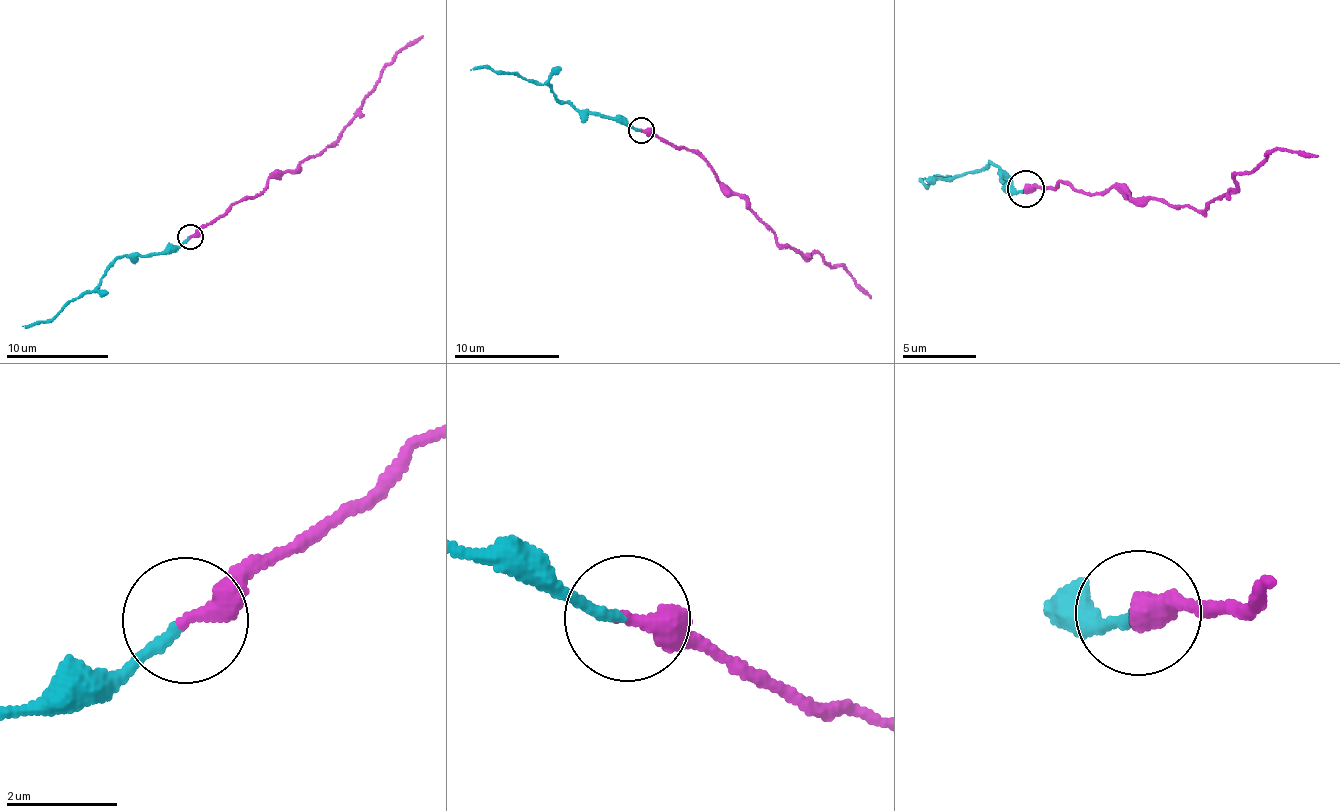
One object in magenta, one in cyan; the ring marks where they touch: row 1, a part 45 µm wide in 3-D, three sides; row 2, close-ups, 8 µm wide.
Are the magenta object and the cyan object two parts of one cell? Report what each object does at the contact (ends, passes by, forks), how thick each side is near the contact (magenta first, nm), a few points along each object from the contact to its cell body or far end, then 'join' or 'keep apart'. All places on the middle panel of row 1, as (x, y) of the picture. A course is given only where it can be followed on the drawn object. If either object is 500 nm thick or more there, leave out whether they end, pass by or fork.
magenta ends there; cyan ends there; 380 nm thick on the magenta side, 180 nm on the other; magenta runs (642, 129), (697, 153), (778, 243), (848, 271), (870, 299); cyan runs (639, 129), (580, 113), (544, 83), (533, 83), (499, 70), (470, 69); join

